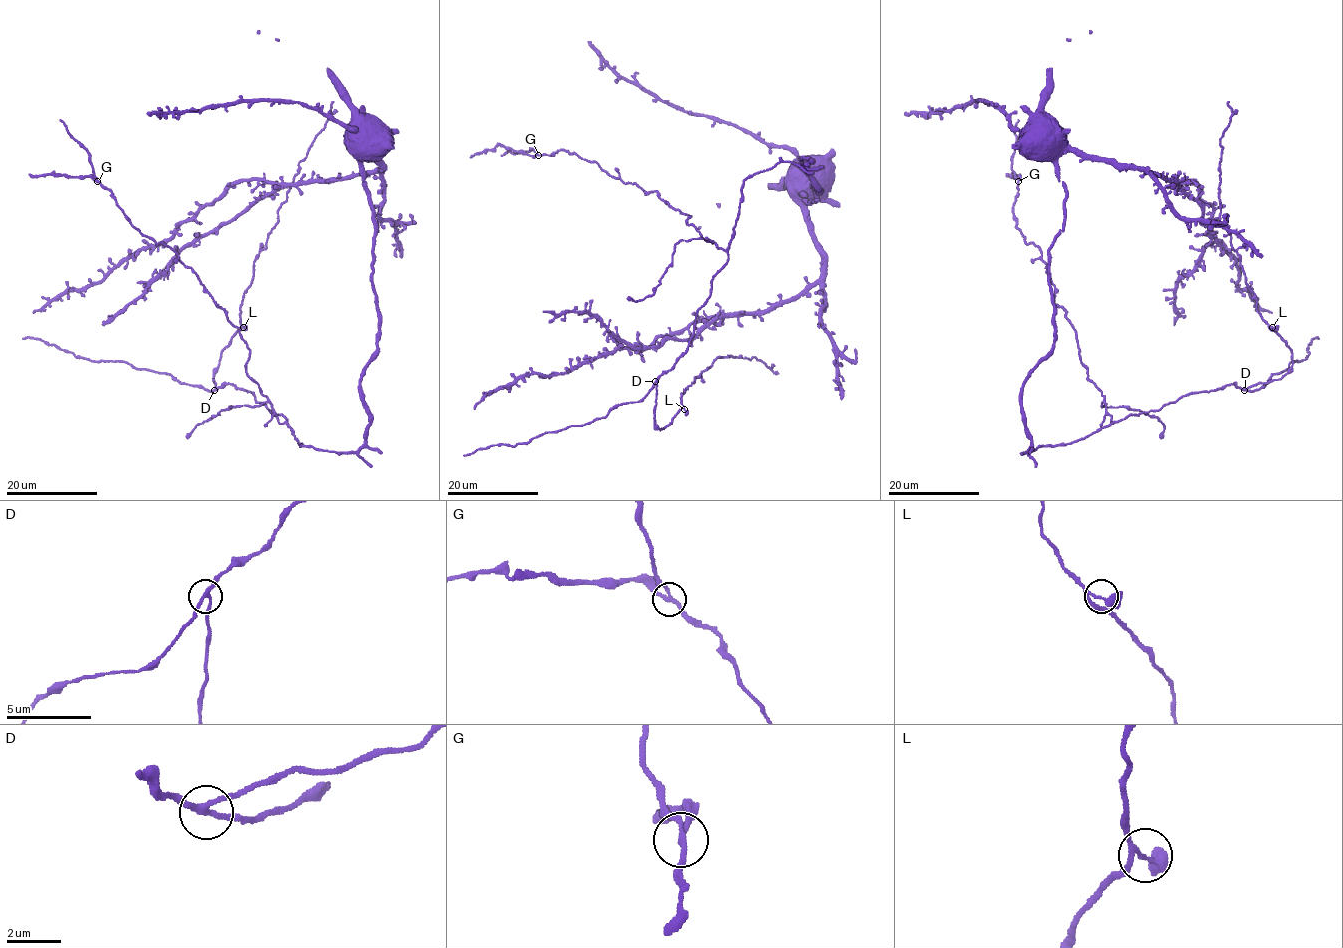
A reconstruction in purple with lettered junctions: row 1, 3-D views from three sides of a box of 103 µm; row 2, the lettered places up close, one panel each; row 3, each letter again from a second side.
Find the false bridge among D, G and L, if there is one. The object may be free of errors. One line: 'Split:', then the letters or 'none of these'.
Split: G

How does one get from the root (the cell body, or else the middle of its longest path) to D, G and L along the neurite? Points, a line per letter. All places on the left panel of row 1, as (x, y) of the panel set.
D: (372, 148), (362, 185), (378, 335), (360, 381), (364, 444), (300, 446), (251, 392), (214, 390)
G: (372, 148), (362, 185), (377, 354), (360, 381), (364, 444), (349, 453), (300, 446), (197, 274), (98, 182)
L: (372, 148), (364, 444), (300, 446), (251, 392), (216, 389), (243, 327)

